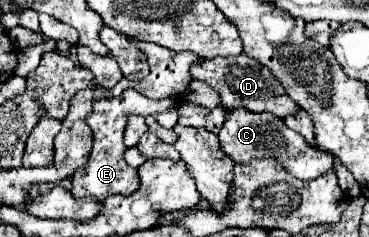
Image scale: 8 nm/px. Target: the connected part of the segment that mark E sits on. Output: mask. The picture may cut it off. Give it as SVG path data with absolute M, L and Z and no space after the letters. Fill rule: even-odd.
M126 89L120 97L102 97L94 101L94 109L92 113L86 117L88 125L92 127L94 133L94 147L92 147L92 155L86 161L86 165L82 165L74 177L72 177L72 195L74 197L94 197L98 201L104 201L110 195L128 195L134 193L140 185L138 181L138 169L130 167L124 161L124 125L130 113L136 115L152 115L162 127L174 127L178 121L178 101L176 99L148 99L142 93L134 91L134 89Z

